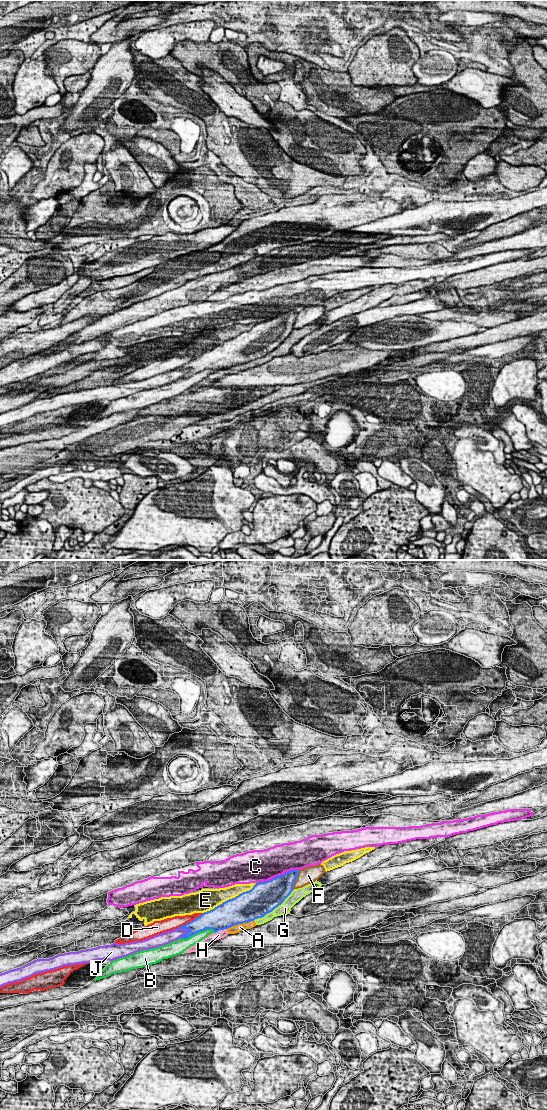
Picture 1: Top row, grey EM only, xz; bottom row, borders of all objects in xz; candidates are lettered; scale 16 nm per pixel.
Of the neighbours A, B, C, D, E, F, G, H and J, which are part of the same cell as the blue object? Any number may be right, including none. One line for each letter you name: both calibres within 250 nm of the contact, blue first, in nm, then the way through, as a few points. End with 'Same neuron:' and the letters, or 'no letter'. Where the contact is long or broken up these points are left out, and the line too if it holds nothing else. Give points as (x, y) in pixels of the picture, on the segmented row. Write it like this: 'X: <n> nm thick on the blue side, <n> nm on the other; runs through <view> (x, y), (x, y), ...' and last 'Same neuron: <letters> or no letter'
Same neuron: no letter

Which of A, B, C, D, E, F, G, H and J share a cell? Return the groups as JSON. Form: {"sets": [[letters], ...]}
{"sets": [["A", "G", "H"], ["B"], ["C"], ["D"], ["E"], ["F"], ["J"]]}

